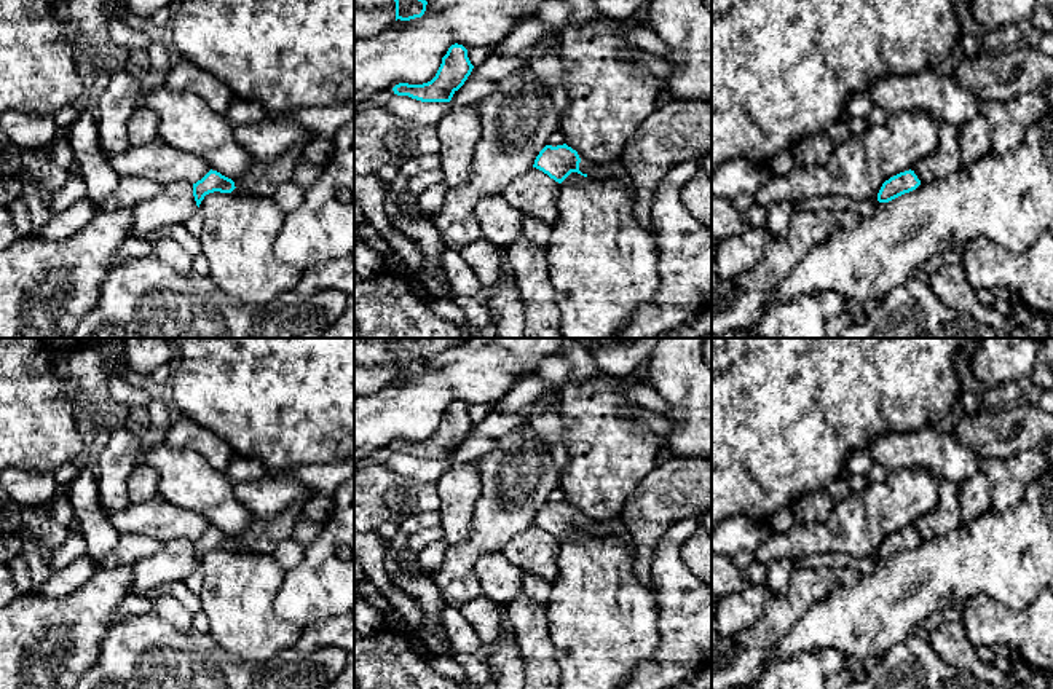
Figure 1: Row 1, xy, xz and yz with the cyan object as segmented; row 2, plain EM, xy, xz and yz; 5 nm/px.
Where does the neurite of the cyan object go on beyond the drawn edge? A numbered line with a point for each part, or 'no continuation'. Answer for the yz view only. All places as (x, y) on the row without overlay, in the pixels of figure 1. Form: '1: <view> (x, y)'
no continuation

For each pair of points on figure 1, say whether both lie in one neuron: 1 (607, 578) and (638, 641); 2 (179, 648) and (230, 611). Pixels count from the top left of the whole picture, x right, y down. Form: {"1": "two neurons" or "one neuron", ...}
{"1": "one neuron", "2": "two neurons"}

